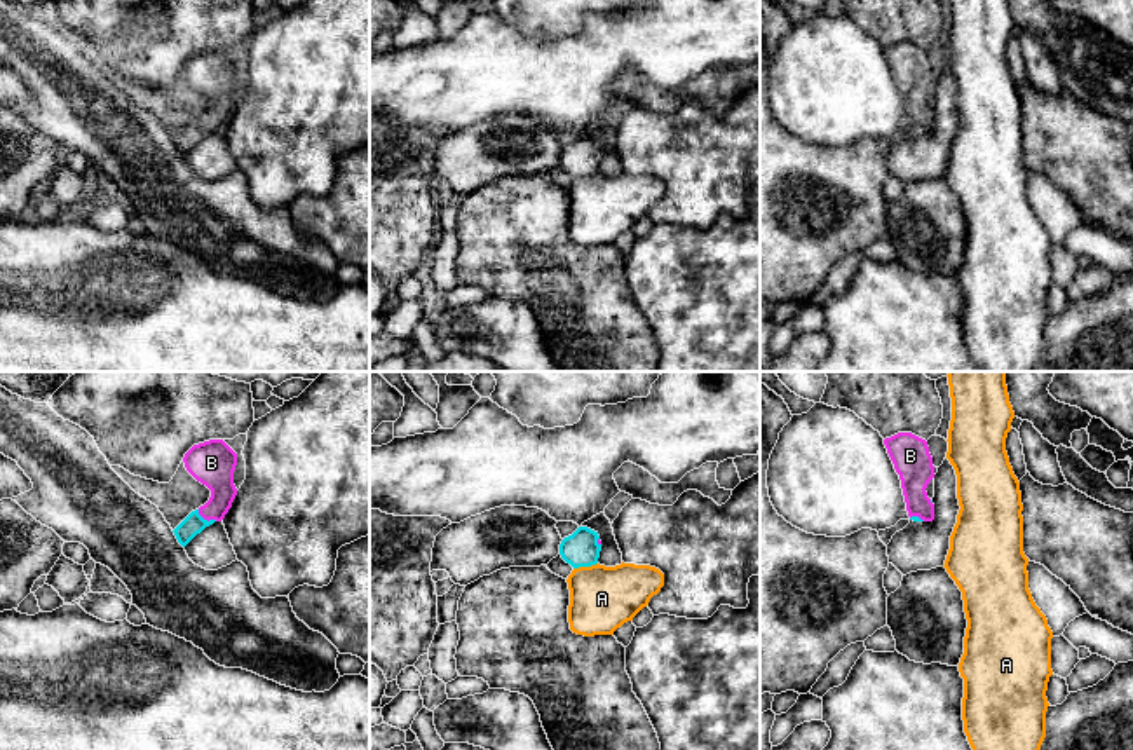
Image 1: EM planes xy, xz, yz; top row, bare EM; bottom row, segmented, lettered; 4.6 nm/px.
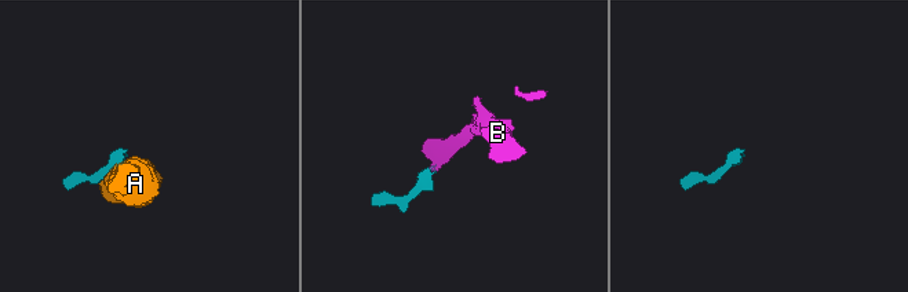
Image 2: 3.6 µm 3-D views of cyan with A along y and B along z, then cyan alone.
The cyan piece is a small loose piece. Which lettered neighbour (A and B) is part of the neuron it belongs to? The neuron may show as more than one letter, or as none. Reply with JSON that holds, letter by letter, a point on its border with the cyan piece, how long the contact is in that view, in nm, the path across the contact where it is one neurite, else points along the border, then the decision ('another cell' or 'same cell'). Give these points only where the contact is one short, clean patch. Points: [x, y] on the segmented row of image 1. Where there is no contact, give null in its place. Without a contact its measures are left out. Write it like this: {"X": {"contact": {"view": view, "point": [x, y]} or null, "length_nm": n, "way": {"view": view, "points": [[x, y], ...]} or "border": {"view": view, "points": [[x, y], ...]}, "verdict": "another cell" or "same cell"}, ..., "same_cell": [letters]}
{"A": {"contact": {"view": "xz", "point": [584, 565]}, "length_nm": 120, "verdict": "another cell"}, "B": {"contact": {"view": "xy", "point": [206, 520]}, "length_nm": 110, "way": {"view": "xy", "points": [[194, 524], [206, 520], [218, 504], [211, 466]]}, "verdict": "same cell"}, "same_cell": ["B"]}

